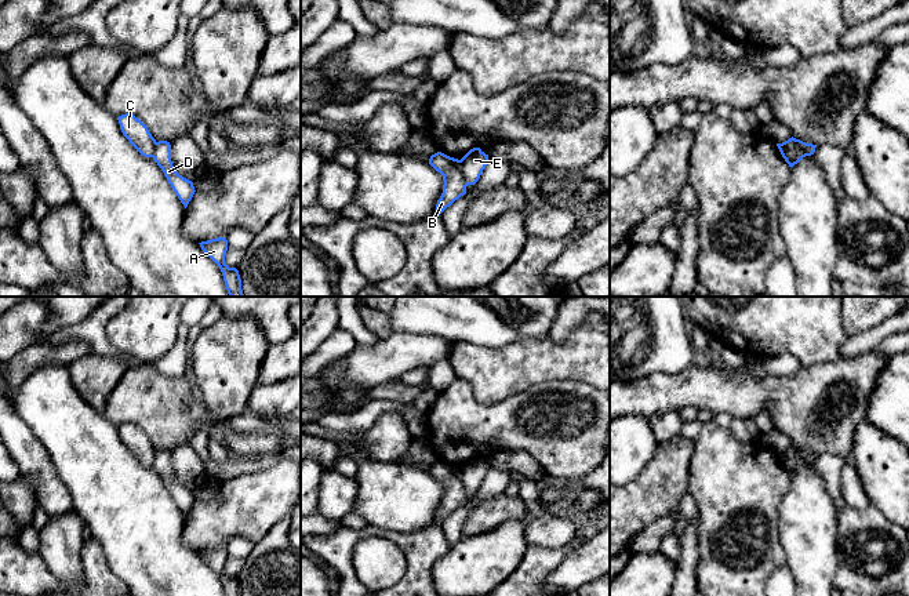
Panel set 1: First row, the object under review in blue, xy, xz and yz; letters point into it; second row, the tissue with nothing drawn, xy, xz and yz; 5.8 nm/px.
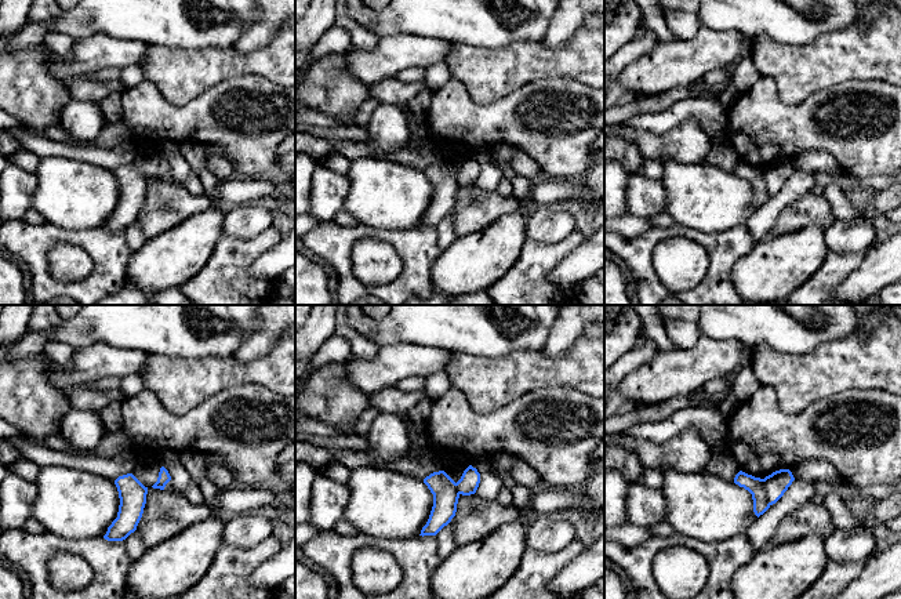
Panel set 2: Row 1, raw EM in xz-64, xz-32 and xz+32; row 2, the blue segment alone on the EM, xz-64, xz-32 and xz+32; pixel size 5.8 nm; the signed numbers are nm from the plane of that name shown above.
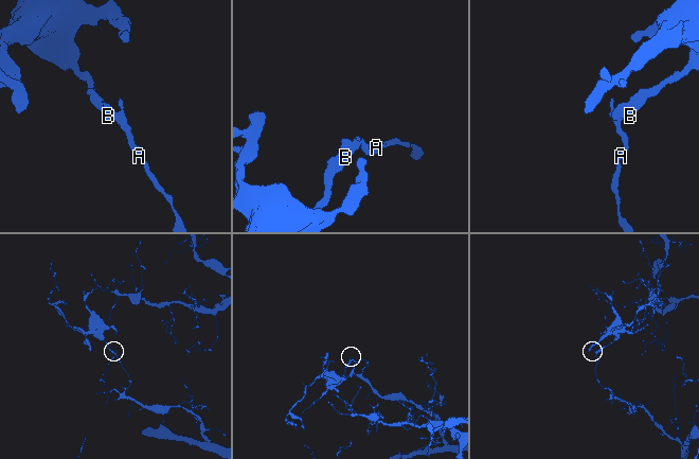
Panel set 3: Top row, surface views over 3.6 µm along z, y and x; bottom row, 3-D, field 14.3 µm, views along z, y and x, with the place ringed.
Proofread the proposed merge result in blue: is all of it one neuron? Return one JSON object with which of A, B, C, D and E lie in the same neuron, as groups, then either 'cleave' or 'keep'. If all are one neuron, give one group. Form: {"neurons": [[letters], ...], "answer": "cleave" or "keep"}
{"neurons": [["A", "D", "E"], ["B", "C"]], "answer": "cleave"}

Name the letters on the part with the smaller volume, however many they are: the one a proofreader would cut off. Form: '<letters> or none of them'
B, C

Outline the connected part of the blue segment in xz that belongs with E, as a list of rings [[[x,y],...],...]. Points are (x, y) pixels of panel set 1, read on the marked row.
[[[480,148],[470,149],[461,160],[461,170],[466,185],[475,185],[488,163],[488,155]]]

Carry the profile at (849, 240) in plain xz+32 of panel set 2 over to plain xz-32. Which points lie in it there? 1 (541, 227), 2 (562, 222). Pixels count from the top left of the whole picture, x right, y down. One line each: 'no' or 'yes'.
1: yes
2: yes

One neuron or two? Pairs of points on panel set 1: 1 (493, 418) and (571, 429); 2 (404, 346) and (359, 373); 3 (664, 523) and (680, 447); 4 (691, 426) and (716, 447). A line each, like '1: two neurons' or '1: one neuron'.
1: one neuron
2: one neuron
3: two neurons
4: two neurons

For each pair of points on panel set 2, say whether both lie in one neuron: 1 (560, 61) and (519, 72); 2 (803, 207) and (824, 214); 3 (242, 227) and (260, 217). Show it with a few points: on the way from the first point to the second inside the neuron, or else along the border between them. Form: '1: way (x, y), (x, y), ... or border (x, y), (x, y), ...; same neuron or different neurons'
1: way (551, 61), (529, 62); same neuron
2: way (809, 210), (818, 211); same neuron
3: way (246, 222), (255, 218); same neuron

